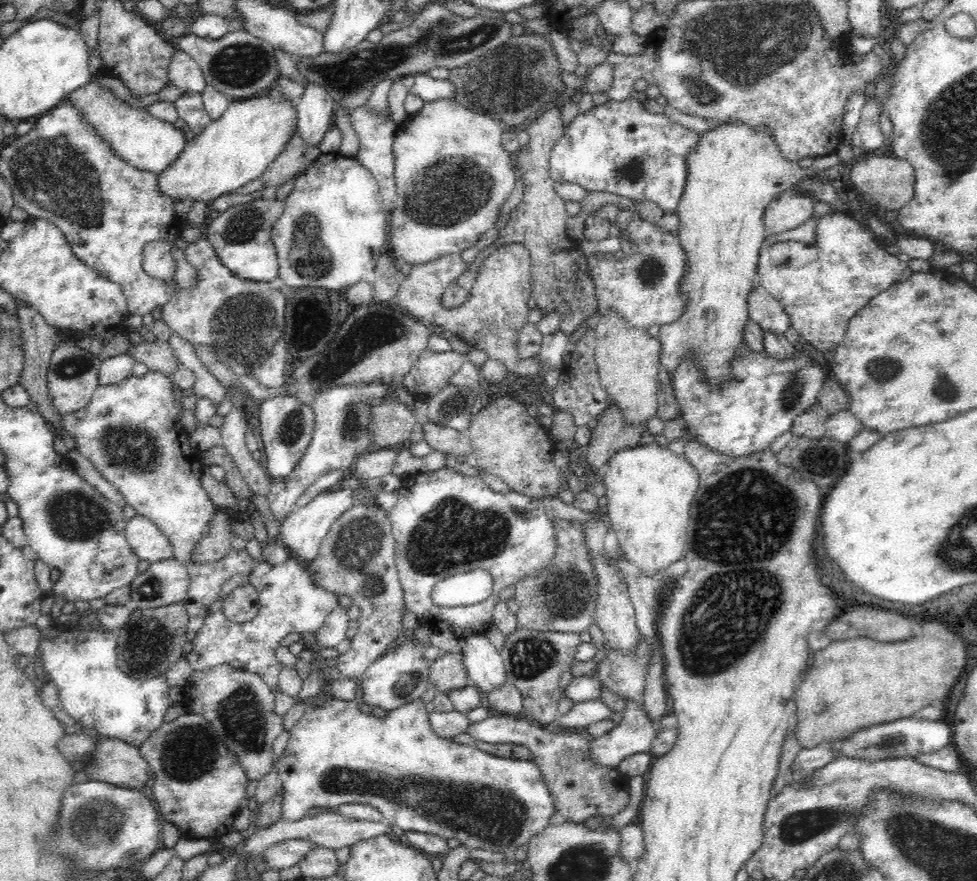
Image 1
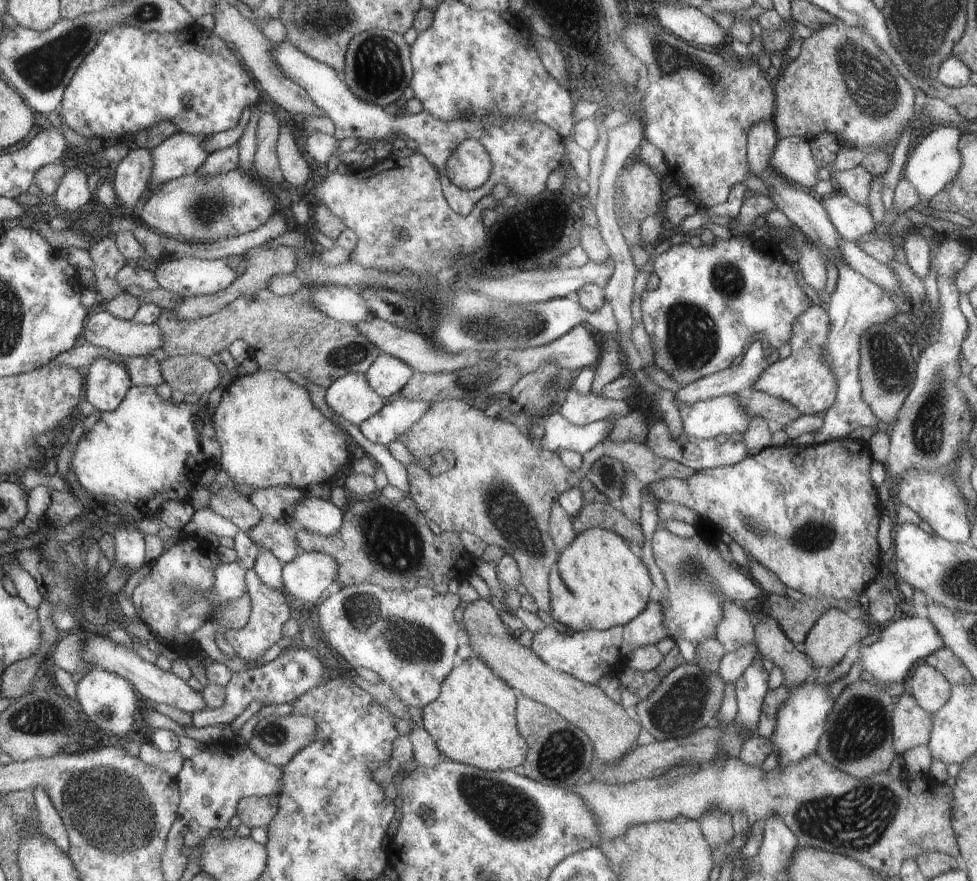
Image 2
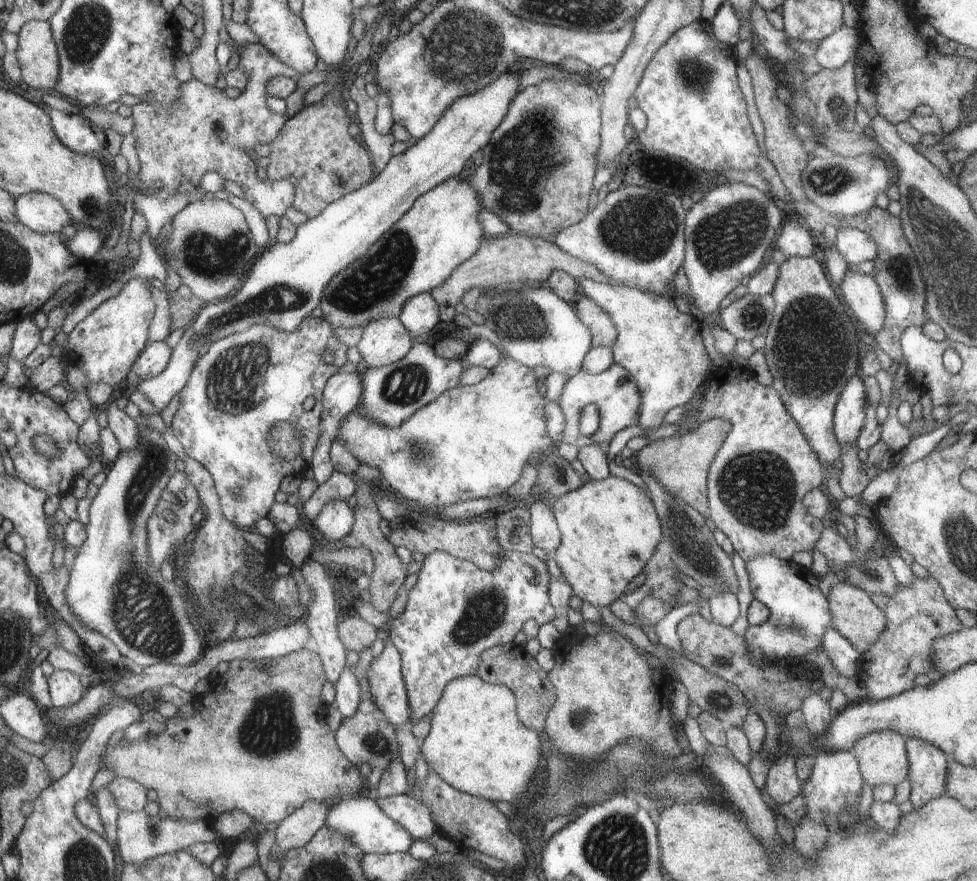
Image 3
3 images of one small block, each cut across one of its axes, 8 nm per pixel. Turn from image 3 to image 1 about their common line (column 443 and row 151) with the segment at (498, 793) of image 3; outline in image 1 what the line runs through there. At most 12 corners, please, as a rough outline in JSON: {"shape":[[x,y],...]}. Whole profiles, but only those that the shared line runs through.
{"shape":[[716,122],[675,210],[687,312],[658,334],[716,362],[743,338],[763,214],[813,175],[767,130]]}

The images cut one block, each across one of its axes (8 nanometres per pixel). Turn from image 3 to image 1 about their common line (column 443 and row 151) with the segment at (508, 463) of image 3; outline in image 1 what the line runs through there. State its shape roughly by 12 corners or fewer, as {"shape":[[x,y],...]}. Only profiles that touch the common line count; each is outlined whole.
{"shape":[[454,100],[399,123],[387,251],[461,255],[516,182],[510,130]]}

